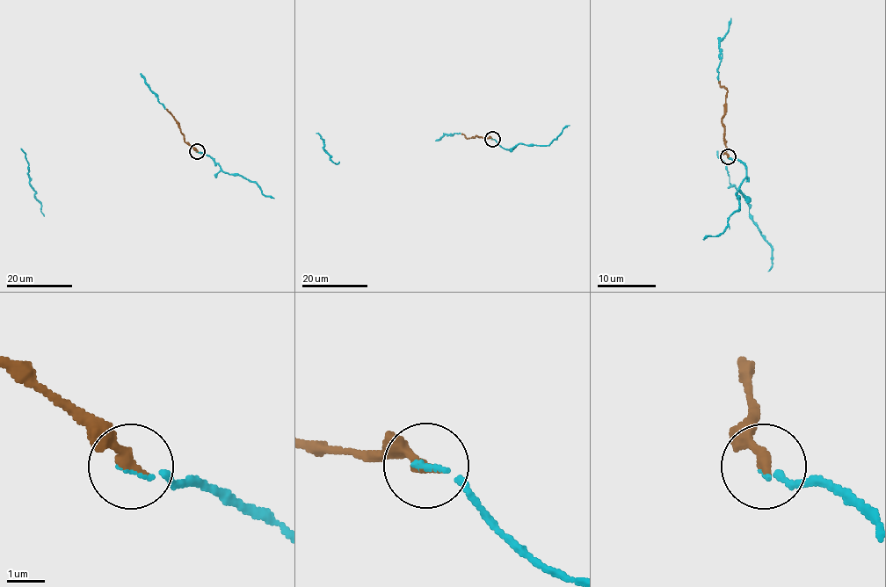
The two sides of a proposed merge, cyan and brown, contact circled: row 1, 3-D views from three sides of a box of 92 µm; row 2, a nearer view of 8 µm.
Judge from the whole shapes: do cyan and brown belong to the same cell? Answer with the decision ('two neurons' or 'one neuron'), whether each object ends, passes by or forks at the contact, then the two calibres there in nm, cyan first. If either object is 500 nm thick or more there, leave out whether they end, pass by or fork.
one neuron; cyan ends there; brown ends there; 80 nm thick on the cyan side, 320 nm on the other

